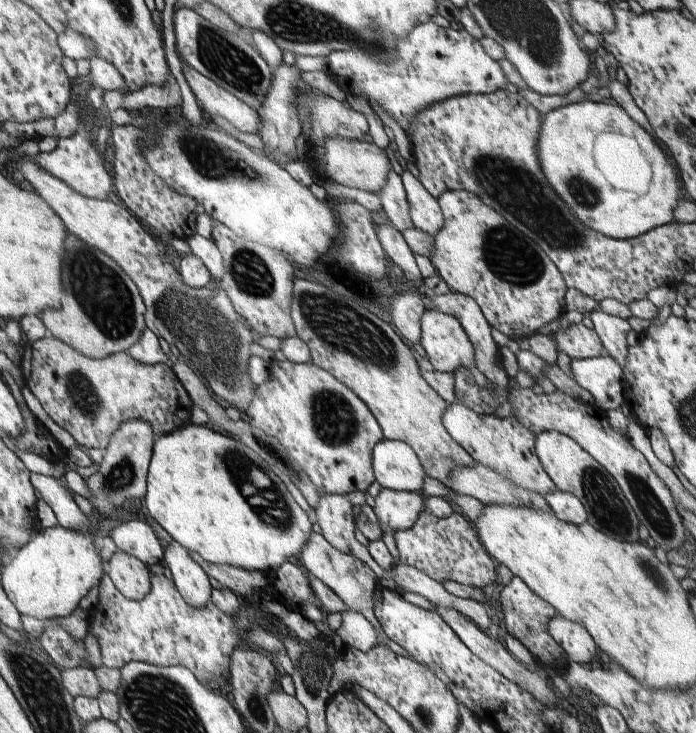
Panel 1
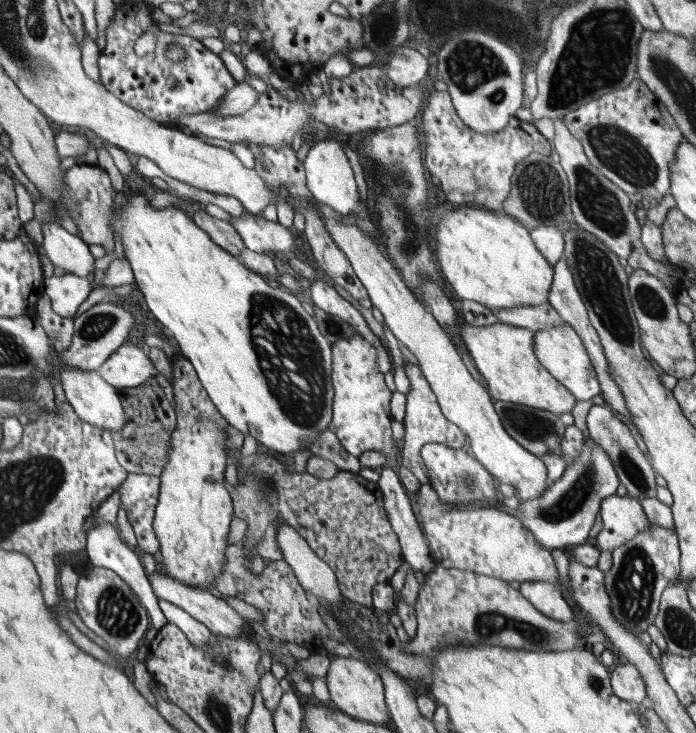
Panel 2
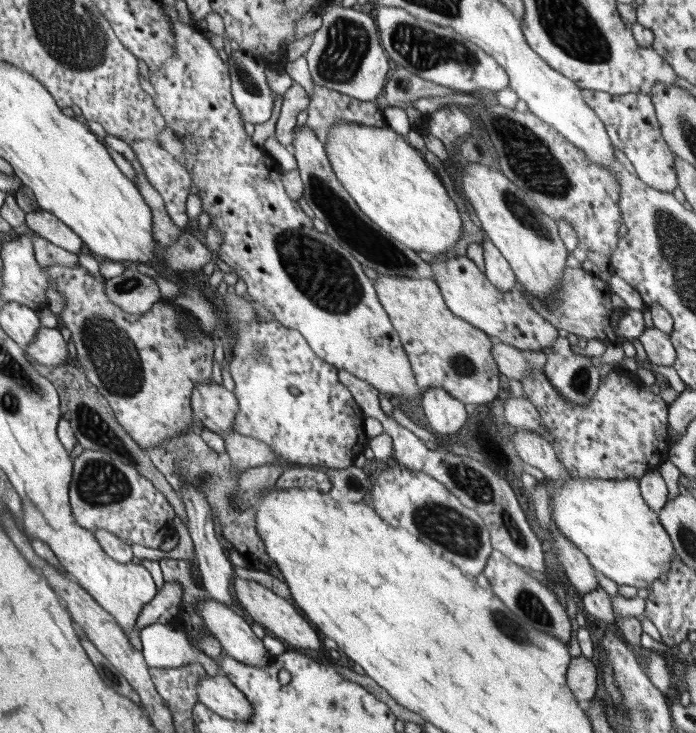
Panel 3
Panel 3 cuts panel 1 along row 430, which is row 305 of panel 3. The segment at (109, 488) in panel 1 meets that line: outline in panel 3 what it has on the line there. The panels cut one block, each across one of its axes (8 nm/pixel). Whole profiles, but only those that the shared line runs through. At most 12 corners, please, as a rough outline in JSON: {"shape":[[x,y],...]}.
{"shape":[[144,274],[105,281],[105,293],[126,312],[144,314],[162,300]]}

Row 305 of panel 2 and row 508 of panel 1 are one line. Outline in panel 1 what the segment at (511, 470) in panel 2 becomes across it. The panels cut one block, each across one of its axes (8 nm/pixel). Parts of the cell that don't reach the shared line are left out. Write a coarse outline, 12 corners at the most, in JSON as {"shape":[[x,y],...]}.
{"shape":[[383,488],[373,511],[383,528],[417,524],[420,493]]}

